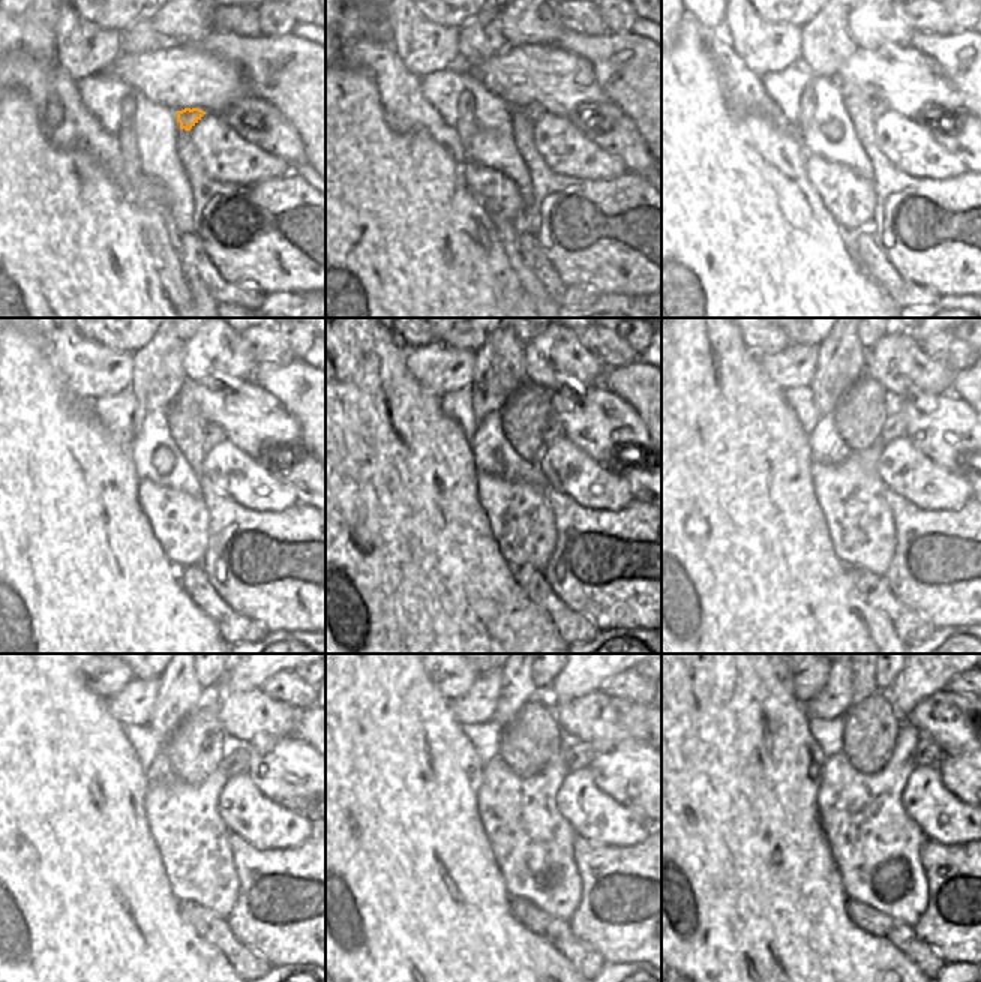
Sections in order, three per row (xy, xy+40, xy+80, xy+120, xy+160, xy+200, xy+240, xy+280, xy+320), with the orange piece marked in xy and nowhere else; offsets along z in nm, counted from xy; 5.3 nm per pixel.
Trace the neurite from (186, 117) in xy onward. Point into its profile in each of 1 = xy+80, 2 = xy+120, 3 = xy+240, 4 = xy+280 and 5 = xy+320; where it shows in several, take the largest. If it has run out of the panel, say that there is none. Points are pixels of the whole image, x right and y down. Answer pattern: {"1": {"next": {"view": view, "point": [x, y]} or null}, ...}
{"1": {"next": {"view": "xy+80", "point": [879, 108]}}, "2": {"next": {"view": "xy+120", "point": [212, 435]}}, "3": {"next": {"view": "xy+240", "point": [236, 760]}}, "4": {"next": {"view": "xy+280", "point": [576, 756]}}, "5": {"next": {"view": "xy+320", "point": [927, 751]}}}

